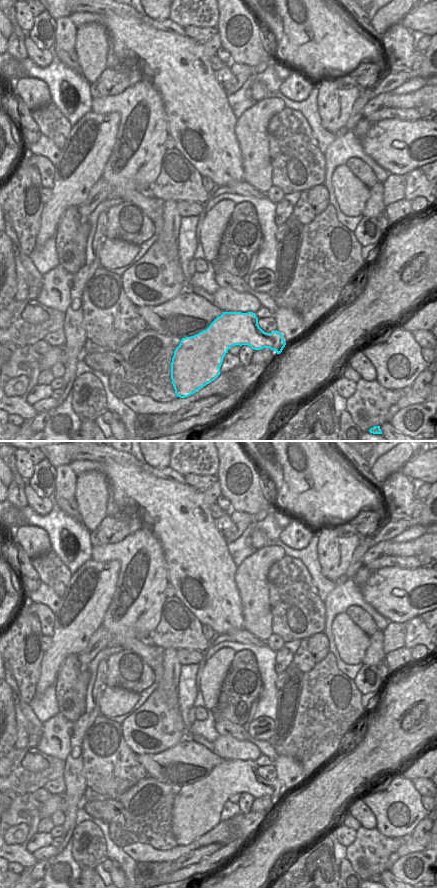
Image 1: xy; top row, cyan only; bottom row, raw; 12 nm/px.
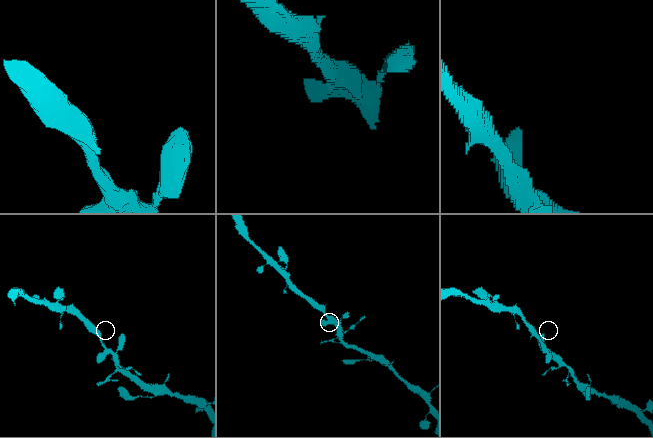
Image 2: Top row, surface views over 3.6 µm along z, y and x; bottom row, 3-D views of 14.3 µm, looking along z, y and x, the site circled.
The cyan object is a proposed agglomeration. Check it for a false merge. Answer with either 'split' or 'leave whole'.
leave whole

